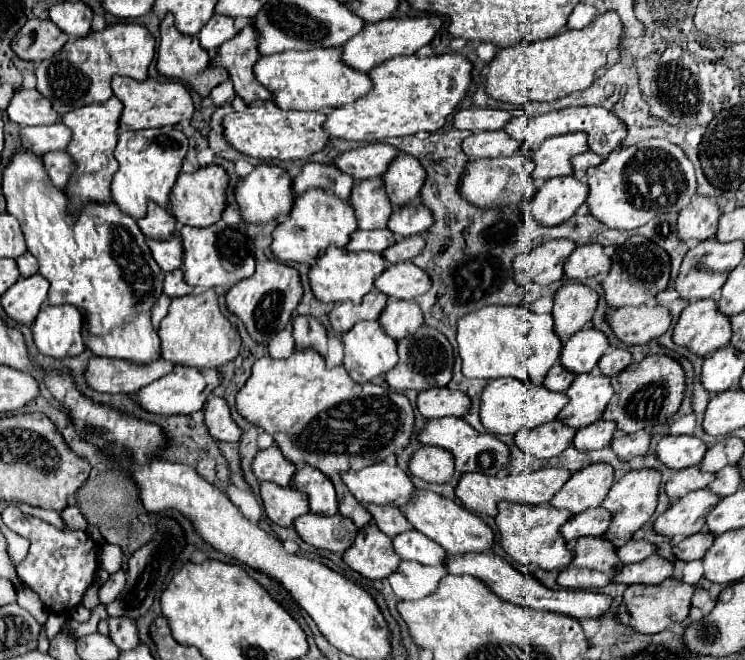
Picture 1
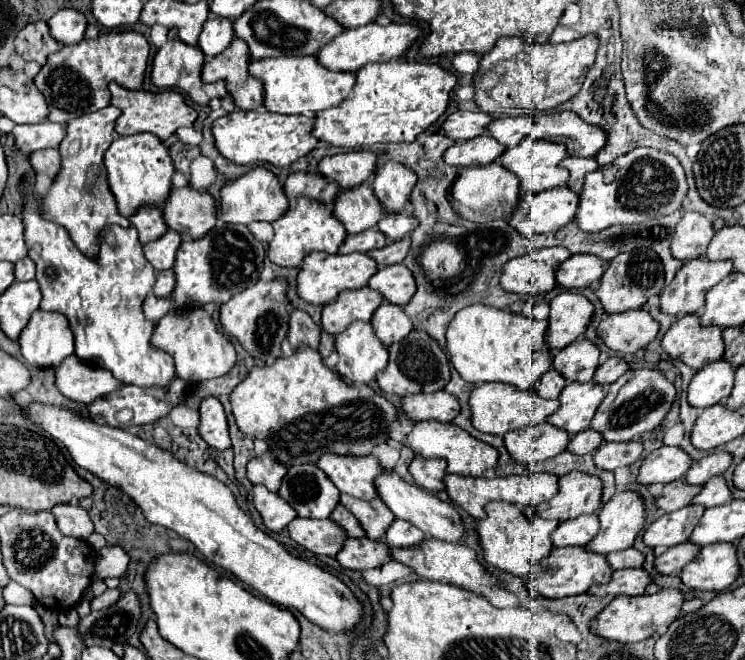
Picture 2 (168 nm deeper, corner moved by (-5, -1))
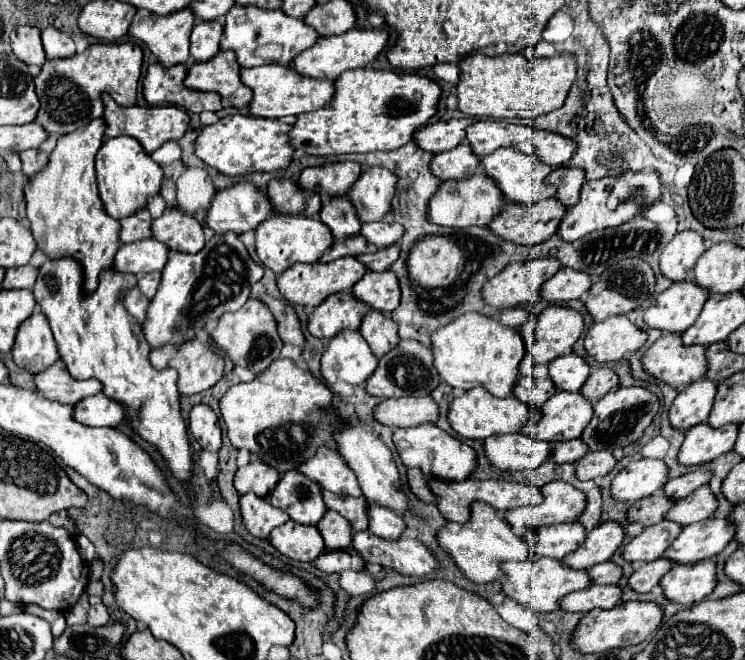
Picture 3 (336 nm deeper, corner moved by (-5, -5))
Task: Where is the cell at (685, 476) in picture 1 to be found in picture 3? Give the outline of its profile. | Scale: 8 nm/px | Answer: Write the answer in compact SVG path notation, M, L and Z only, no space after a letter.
M655 492L653 496L637 500L635 504L631 504L629 510L627 510L627 520L629 522L639 522L643 526L653 526L653 524L663 520L665 512L671 506L673 506L673 502L669 498L665 498L665 494Z

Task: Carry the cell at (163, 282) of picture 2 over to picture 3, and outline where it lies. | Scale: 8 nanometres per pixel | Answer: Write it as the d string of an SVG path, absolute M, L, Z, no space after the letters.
M149 272L149 274L145 274L145 276L141 276L141 278L137 280L137 288L141 290L143 296L153 298L155 292L157 292L159 280L161 280L161 272Z

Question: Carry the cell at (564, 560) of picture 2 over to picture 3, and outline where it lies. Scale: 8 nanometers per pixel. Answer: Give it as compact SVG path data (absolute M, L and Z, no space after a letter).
M553 558L501 562L501 570L505 572L505 580L501 582L505 596L519 602L519 604L525 604L537 612L557 610L563 596L589 588L589 576L585 570L573 570L573 568L565 566L561 560L553 560Z

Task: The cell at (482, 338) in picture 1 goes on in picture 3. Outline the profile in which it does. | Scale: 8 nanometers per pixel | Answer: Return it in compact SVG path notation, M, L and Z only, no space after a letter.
M469 312L459 316L447 326L441 326L431 334L433 366L441 380L451 388L471 390L483 386L489 394L505 398L513 392L513 384L519 376L519 362L525 356L525 344L517 330L503 326L499 320Z

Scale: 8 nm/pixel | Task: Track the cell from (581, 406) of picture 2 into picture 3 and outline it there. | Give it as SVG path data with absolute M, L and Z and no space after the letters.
M559 390L539 408L539 412L539 422L535 426L523 424L521 432L533 440L555 444L579 438L593 416L593 406L579 392Z

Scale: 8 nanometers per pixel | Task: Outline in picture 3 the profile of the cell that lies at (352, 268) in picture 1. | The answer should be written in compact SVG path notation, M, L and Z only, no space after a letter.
M343 256L337 258L333 262L321 264L321 262L313 262L313 264L293 264L291 268L287 268L283 274L277 276L277 288L281 292L281 296L291 302L291 304L301 304L301 306L319 306L327 296L343 292L343 290L351 290L353 284L357 280L363 278L363 274L367 272L367 268L353 256Z

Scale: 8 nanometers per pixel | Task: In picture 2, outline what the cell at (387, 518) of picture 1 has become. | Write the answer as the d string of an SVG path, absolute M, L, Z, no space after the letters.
M341 494L339 502L357 516L357 520L361 522L365 534L369 538L375 538L375 540L383 538L387 528L389 528L389 524L393 524L393 520L395 520L395 514L381 500L365 502L365 500L357 500L353 496Z

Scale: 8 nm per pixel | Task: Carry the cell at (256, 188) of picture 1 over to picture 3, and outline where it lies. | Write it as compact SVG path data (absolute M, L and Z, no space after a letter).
M239 182L213 196L205 224L215 234L243 234L255 230L271 212L267 196L259 194L251 182Z

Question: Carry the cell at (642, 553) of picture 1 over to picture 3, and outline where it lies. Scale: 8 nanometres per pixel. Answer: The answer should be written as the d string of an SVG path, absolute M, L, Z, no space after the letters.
M613 562L595 564L587 572L589 572L589 578L591 578L591 584L601 584L601 586L603 584L617 584L619 578L621 578L621 568Z

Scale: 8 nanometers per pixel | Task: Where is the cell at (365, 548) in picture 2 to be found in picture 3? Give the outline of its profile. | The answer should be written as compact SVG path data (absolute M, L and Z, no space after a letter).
M325 550L321 556L317 556L313 564L315 568L327 574L333 574L333 572L339 574L343 570L363 570L365 568L365 562L353 550Z

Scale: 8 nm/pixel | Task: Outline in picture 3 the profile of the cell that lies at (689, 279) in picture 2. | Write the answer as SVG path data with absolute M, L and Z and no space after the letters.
M685 280L681 284L671 284L651 302L643 320L647 328L683 334L697 320L707 296L709 292L697 288L693 282Z

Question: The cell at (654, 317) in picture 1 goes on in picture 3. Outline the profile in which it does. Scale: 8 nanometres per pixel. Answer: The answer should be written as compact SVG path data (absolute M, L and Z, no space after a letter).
M609 316L589 328L583 346L597 362L615 362L639 350L645 340L647 334L625 316Z

